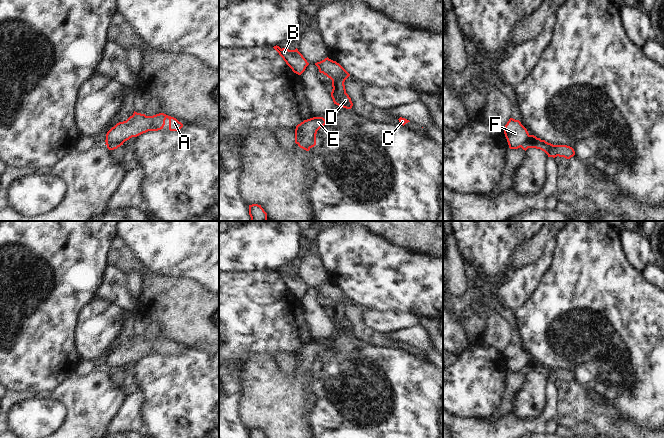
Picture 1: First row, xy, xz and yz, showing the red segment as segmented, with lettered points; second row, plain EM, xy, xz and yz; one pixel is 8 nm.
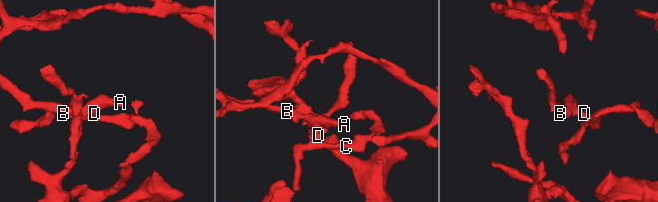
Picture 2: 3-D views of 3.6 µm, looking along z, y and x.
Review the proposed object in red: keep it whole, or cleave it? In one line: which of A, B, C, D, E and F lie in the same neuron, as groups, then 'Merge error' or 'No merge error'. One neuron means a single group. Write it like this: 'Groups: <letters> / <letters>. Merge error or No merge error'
Groups: A B F / C D E. Merge error.

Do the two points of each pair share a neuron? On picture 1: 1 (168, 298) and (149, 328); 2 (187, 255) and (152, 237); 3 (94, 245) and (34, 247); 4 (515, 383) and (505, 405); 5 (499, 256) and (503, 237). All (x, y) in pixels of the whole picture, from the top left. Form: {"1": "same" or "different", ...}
{"1": "different", "2": "same", "3": "same", "4": "same", "5": "same"}

